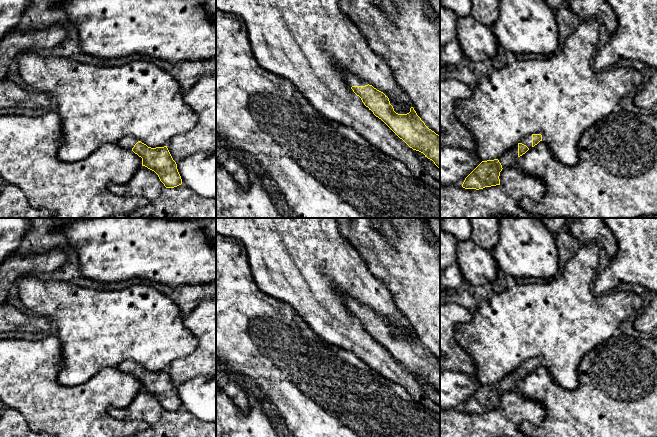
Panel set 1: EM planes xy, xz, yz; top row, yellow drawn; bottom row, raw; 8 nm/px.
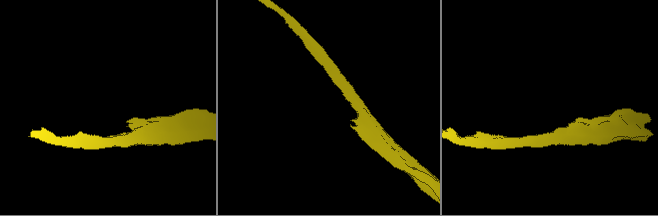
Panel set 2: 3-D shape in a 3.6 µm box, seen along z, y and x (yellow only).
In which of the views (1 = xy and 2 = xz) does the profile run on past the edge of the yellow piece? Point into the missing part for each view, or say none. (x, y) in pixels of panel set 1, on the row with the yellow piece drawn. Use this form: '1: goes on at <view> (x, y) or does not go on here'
1: goes on at xy (127, 142)
2: goes on at xz (352, 80)

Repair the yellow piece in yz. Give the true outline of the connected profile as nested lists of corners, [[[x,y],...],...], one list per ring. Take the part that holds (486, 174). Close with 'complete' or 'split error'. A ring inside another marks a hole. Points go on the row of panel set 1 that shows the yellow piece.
[[[541,134],[526,136],[520,143],[510,148],[497,159],[482,161],[464,180],[465,189],[483,189],[500,185],[500,172],[504,168],[517,166],[517,159],[542,141]]]; split error

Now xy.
[[[125,136],[117,144],[141,157],[142,166],[154,171],[166,188],[174,188],[182,184],[177,164],[167,146],[151,148],[133,136]]]; split error

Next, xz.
[[[349,73],[344,75],[353,92],[376,117],[381,119],[410,148],[423,153],[440,168],[440,136],[425,125],[413,107],[407,114],[398,114],[383,92],[355,75]]]; split error

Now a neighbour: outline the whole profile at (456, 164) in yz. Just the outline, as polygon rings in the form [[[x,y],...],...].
[[[440,145],[440,184],[462,186],[465,178],[481,163],[473,150]]]

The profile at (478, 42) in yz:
[[[471,14],[458,17],[456,32],[465,57],[473,62],[495,59],[499,47],[495,34],[491,28],[473,18]]]

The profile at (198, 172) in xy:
[[[197,152],[176,164],[182,184],[203,197],[216,198],[216,152]]]

